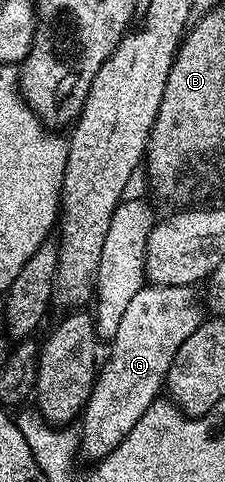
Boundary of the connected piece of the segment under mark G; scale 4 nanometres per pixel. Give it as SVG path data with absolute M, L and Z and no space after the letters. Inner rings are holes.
M145 284L143 289L130 299L122 319L118 319L118 331L110 339L112 350L108 353L108 362L103 362L96 378L96 385L92 388L90 399L84 404L84 412L79 418L78 449L81 454L89 457L89 462L101 461L142 419L142 415L161 396L168 380L170 363L174 363L174 355L178 355L178 347L194 335L194 331L205 320L206 313L202 308L202 301L196 298L197 290L190 285L153 285Z

